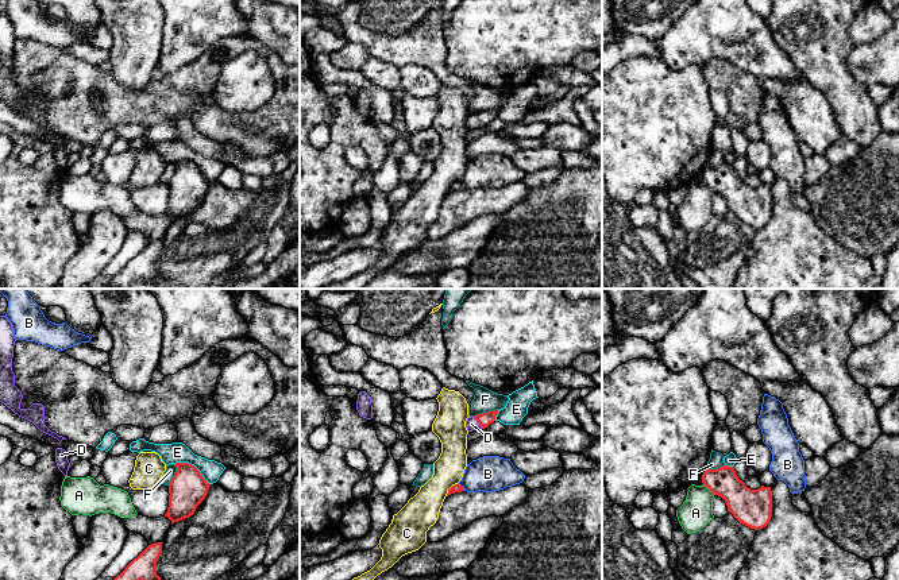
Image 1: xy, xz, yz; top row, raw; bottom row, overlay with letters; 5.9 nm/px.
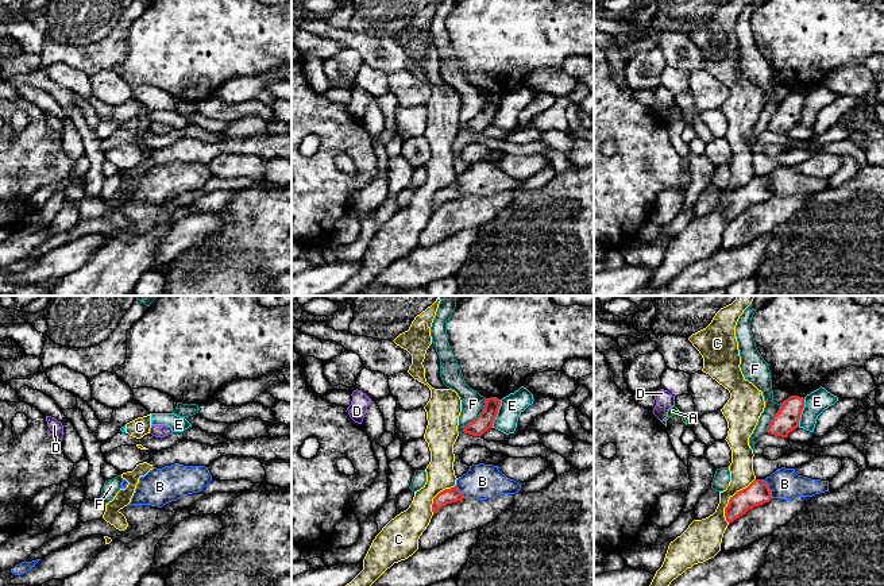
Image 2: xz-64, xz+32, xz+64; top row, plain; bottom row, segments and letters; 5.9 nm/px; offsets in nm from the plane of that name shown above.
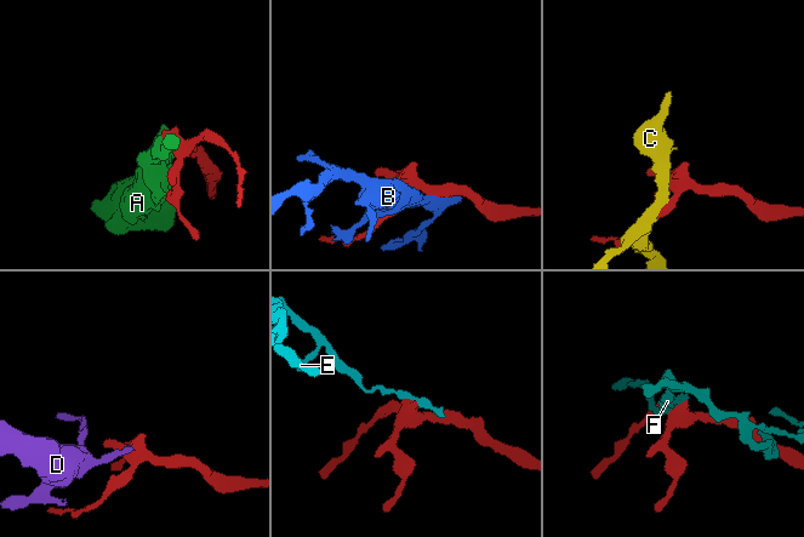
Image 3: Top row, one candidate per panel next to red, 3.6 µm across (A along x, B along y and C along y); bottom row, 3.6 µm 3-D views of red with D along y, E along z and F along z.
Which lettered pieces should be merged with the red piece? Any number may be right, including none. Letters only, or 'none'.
D

